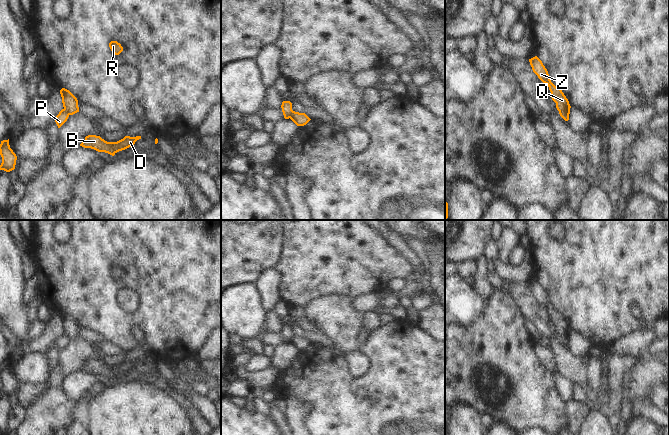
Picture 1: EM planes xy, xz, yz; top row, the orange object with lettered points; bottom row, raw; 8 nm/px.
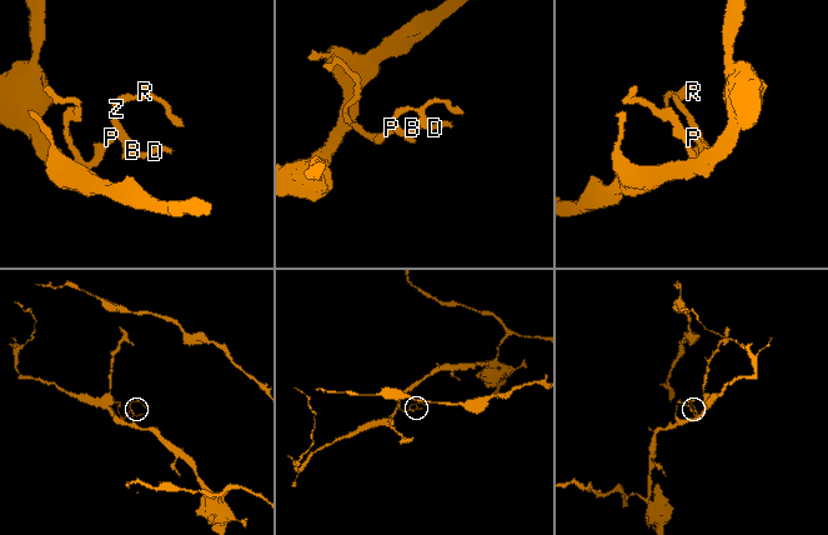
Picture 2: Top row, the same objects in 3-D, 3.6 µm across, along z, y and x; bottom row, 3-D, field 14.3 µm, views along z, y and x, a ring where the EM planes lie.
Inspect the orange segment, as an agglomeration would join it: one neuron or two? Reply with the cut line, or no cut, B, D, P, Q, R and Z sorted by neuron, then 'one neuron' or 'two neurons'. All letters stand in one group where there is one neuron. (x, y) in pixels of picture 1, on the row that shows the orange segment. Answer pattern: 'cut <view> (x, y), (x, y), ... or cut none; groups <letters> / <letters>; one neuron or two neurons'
cut xz (293, 111), (289, 117); groups B D Q R Z / P; two neurons

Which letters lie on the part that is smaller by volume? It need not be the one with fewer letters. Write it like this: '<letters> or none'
B, D, Q, R, Z

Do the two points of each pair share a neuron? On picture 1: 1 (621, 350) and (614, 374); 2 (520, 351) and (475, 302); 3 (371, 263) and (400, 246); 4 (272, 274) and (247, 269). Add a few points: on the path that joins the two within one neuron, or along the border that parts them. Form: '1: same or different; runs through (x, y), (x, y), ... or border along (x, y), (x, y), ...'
1: different; border along (609, 356), (634, 356), (637, 358)
2: different; border along (487, 300), (485, 310), (478, 317)
3: different; border along (378, 232), (412, 264)
4: different; border along (273, 266), (265, 268), (253, 283)

